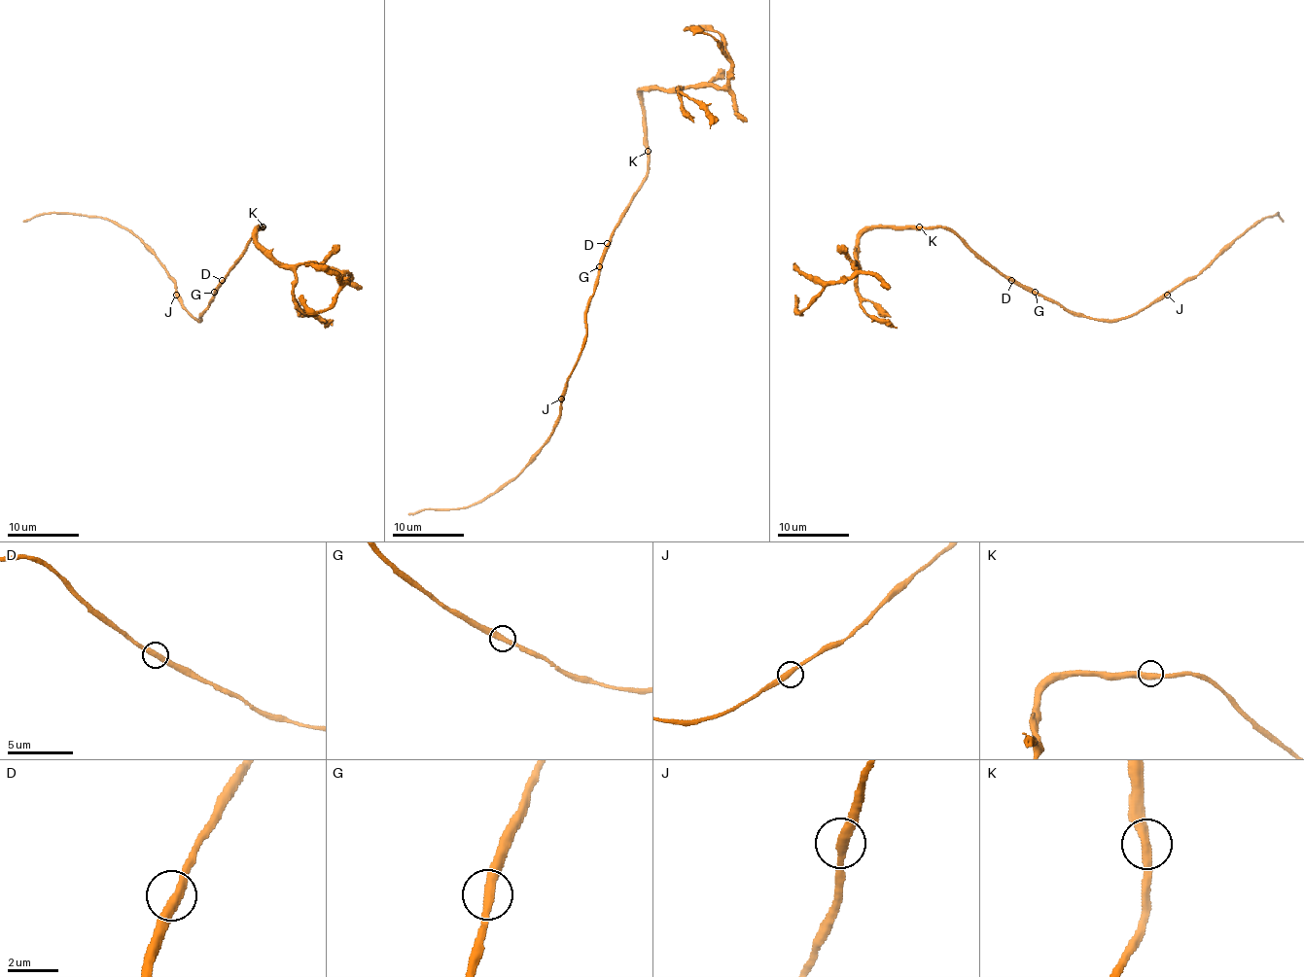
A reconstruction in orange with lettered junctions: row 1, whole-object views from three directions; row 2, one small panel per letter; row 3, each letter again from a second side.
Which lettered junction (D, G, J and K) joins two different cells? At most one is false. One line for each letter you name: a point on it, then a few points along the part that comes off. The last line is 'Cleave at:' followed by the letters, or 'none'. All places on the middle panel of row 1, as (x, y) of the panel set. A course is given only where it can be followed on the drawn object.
Cleave at: none

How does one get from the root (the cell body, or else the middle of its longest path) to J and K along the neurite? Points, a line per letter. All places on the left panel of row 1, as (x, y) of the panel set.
J: (217, 291), (200, 314), (200, 319), (193, 316), (176, 295)
K: (217, 291), (247, 243), (263, 226)

